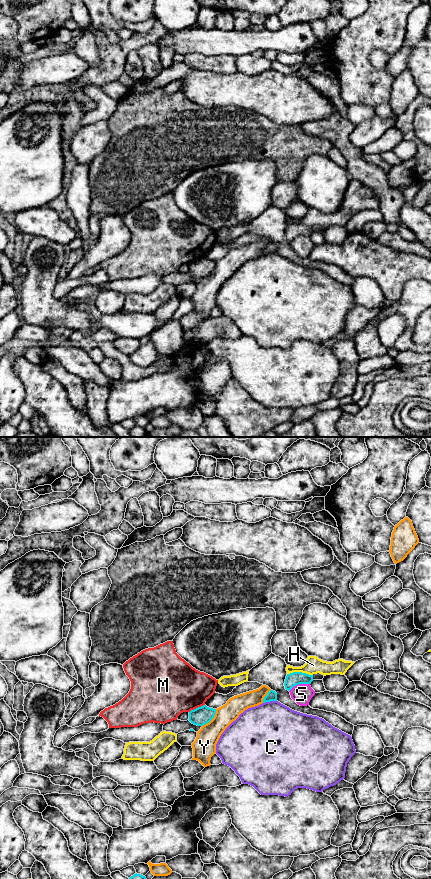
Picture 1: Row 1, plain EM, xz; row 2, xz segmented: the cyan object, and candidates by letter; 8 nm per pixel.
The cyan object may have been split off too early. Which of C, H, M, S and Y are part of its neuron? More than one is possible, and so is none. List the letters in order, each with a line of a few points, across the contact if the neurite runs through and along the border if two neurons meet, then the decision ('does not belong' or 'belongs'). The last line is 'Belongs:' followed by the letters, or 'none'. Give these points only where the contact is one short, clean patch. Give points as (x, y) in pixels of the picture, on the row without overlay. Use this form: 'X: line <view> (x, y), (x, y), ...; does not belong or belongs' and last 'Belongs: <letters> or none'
C: line xz (276, 252), (263, 255); does not belong
H: line xz (287, 225), (305, 224), (312, 227); does not belong
M: line xz (204, 256), (189, 264); does not belong
S: does not belong
Y: does not belong
Belongs: none

